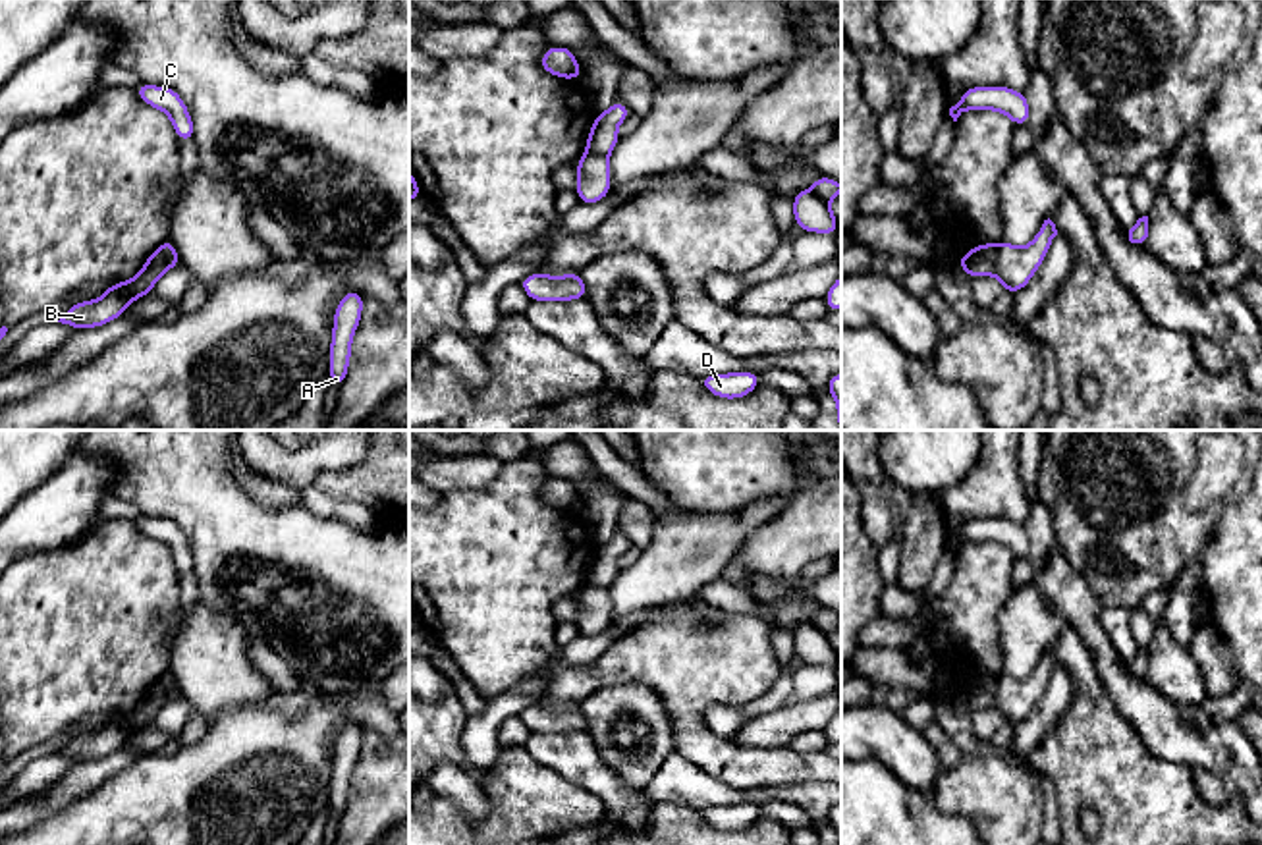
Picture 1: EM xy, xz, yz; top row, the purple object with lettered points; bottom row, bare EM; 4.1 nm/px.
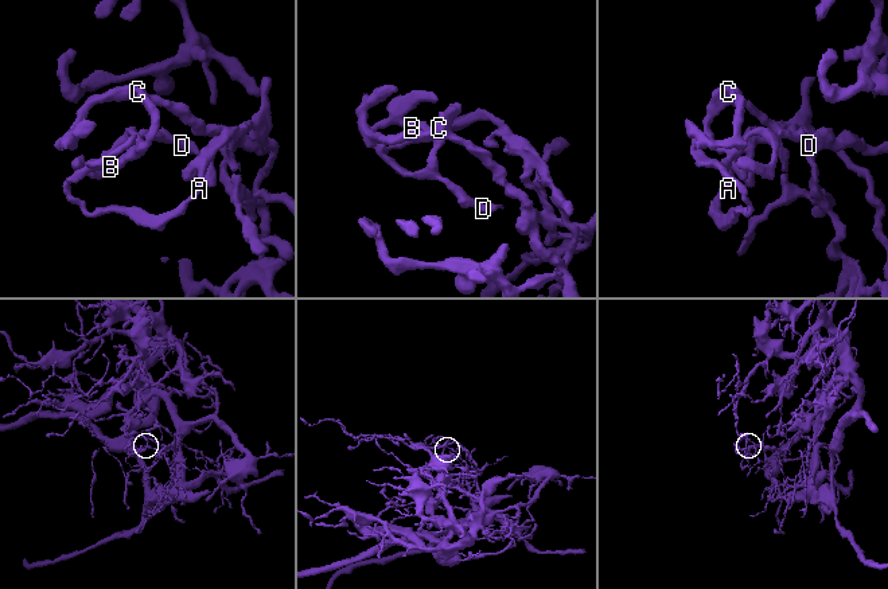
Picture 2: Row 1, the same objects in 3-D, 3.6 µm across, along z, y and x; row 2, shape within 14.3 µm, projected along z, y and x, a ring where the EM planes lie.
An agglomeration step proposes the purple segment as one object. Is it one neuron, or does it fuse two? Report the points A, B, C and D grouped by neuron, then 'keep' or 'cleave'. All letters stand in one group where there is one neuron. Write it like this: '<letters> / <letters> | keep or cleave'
A B D / C | cleave

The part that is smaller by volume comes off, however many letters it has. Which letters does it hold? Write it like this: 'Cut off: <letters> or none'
Cut off: A, B, D

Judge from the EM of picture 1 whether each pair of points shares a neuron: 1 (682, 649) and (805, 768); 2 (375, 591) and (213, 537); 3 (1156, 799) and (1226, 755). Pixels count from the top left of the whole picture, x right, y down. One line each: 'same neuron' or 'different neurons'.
1: same neuron
2: same neuron
3: different neurons

